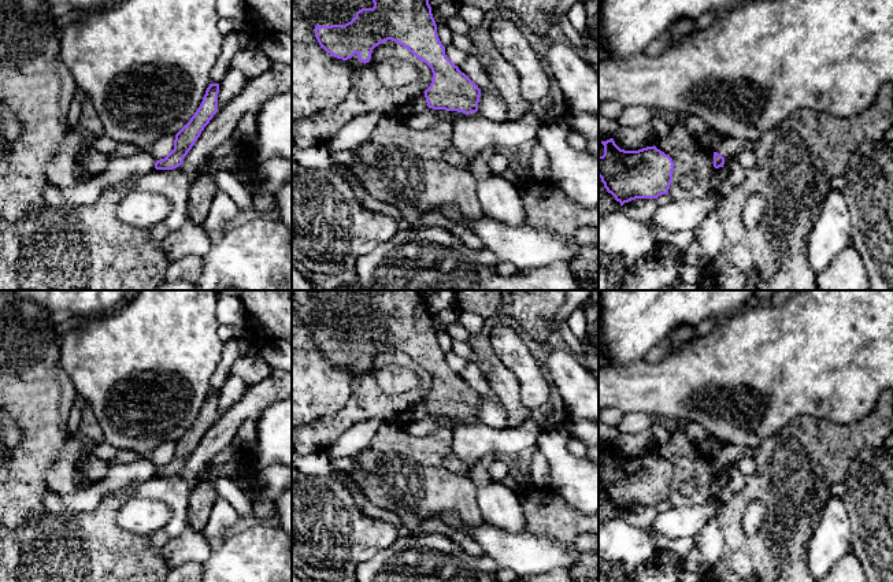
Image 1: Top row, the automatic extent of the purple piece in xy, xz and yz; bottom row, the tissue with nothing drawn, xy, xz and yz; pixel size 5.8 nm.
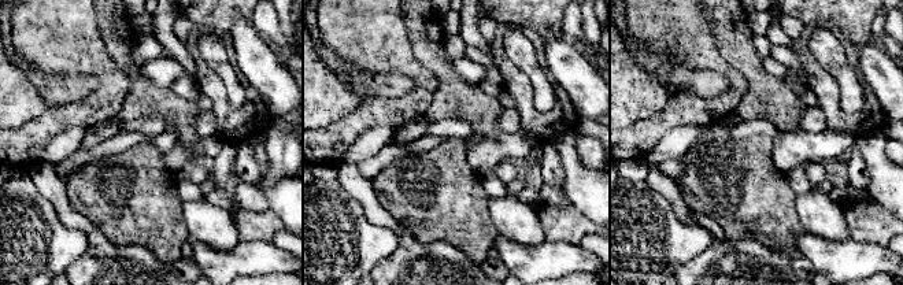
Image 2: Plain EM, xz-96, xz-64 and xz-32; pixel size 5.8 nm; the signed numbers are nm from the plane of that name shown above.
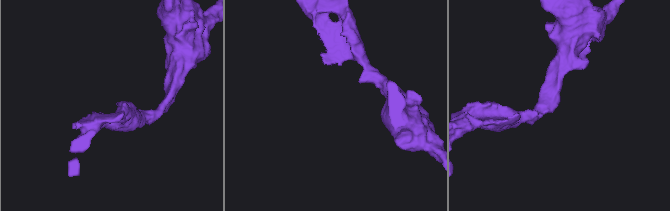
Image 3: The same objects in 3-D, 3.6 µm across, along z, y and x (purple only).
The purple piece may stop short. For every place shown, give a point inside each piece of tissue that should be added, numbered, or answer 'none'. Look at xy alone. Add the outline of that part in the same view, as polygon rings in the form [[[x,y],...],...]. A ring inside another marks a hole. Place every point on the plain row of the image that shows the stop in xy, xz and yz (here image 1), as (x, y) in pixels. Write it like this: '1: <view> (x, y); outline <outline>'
none

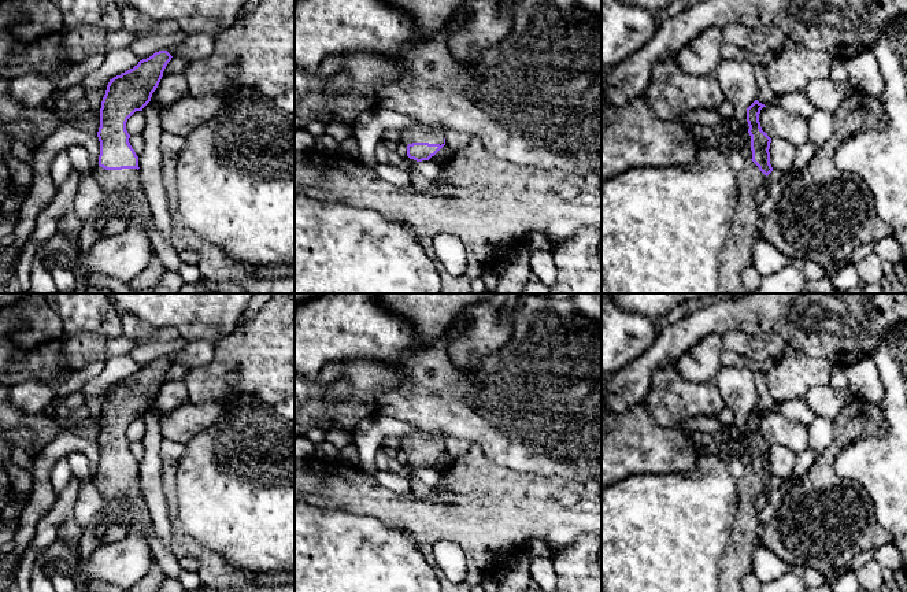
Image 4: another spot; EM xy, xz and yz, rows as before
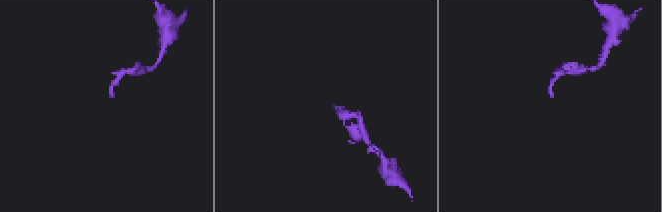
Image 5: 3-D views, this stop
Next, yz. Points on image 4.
1: yz (736, 562); outline [[[747,467],[737,480],[738,514],[719,560],[719,592],[743,592],[741,581],[752,573],[752,554],[762,532],[755,502],[765,486],[766,482],[752,467]]]

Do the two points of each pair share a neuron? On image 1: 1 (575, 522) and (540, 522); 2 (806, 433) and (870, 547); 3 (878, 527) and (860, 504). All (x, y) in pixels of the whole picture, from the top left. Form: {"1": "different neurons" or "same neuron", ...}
{"1": "same neuron", "2": "different neurons", "3": "same neuron"}

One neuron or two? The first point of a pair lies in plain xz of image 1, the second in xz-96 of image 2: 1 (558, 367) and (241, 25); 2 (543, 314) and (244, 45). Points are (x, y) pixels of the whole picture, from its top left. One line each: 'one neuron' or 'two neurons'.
1: one neuron
2: two neurons

